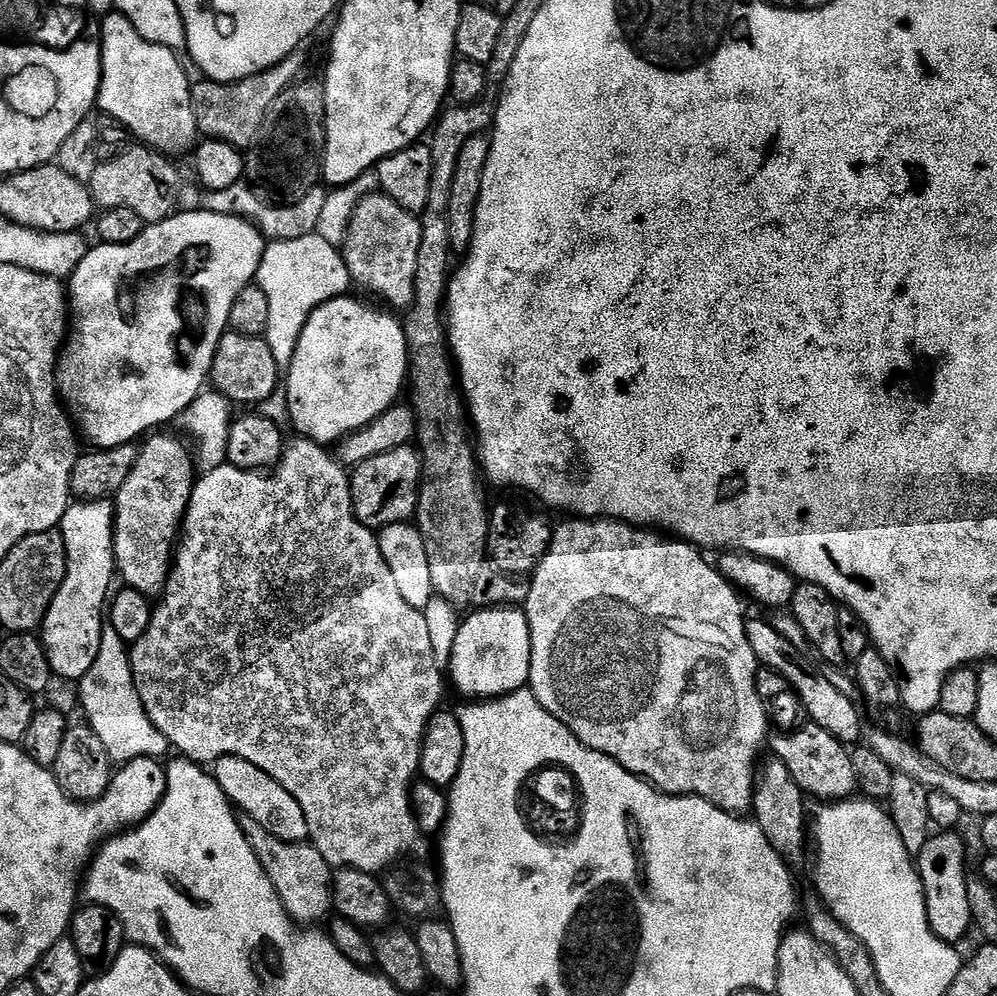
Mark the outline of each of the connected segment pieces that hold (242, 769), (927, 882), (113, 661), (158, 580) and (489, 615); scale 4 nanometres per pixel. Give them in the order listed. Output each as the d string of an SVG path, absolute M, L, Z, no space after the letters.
M223 756L214 765L214 775L229 801L241 813L244 811L246 815L253 816L251 819L261 824L270 834L297 842L309 839L308 815L304 813L300 803L270 774L266 774L249 760L243 760L241 756Z
M944 830L933 840L928 840L918 852L918 867L924 883L924 893L928 902L928 921L936 935L949 942L957 942L968 931L973 931L974 915L970 902L968 885L968 848L964 845L961 833L956 830Z
M105 625L98 658L78 687L85 721L101 738L113 763L130 764L144 756L161 759L169 751L169 740L151 722L137 690L129 647L112 625Z
M153 435L148 445L143 445L138 462L130 478L120 488L114 497L116 509L116 571L119 579L127 587L145 594L163 593L168 587L172 575L174 557L178 541L184 527L184 516L188 512L192 492L198 479L197 461L191 447L187 448L176 436Z
M484 606L477 610L472 610L467 613L468 616L459 621L456 630L456 642L452 651L452 676L450 672L450 680L456 683L457 688L465 692L468 698L475 698L477 701L494 700L498 696L508 696L512 692L519 692L528 684L528 675L530 674L530 666L532 665L532 639L530 638L530 626L528 625L528 613L516 606Z

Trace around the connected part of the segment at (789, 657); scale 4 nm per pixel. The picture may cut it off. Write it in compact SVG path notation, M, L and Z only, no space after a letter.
M749 619L746 627L750 646L756 651L757 661L765 669L772 669L788 680L791 691L796 693L803 711L805 708L812 715L811 723L817 728L825 728L844 745L855 745L855 740L860 736L860 712L856 709L855 702L807 656L809 653L805 649L794 646L794 642L778 634L775 623L767 624L764 620Z

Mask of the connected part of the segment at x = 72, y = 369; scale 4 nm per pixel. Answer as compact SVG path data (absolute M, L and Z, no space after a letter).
M185 210L177 211L176 215L170 217L168 220L163 220L157 224L149 224L145 227L144 233L138 238L134 238L134 242L126 242L125 244L106 244L103 242L97 243L96 245L89 247L85 258L83 258L81 264L72 273L70 277L70 283L67 285L66 292L70 297L70 312L74 317L74 332L77 332L80 336L75 336L75 334L69 335L66 340L66 347L60 353L60 359L58 361L58 371L56 373L56 382L60 389L60 395L62 397L63 403L67 405L70 409L70 415L73 421L78 422L79 427L82 429L84 427L84 432L89 436L90 439L96 443L95 447L97 449L101 448L117 448L123 444L130 444L139 441L139 436L143 432L151 433L153 430L151 428L156 428L159 424L168 424L172 419L183 417L184 411L186 411L189 406L191 406L196 399L205 391L206 385L209 383L210 377L212 375L212 367L214 366L214 358L216 357L216 351L220 349L220 343L224 337L224 333L229 331L232 322L232 311L236 305L237 300L239 300L241 294L243 294L244 289L249 287L257 279L260 265L264 263L264 252L266 249L266 236L264 232L261 231L255 223L250 220L245 220L242 217L227 216L226 214L216 214L208 212L205 210L197 210L198 212L184 212Z

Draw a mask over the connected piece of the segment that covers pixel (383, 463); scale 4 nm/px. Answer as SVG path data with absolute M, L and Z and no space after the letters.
M415 447L390 450L357 464L350 479L356 517L366 527L379 530L391 524L407 524L417 515L420 507L420 485L425 475L421 453Z

